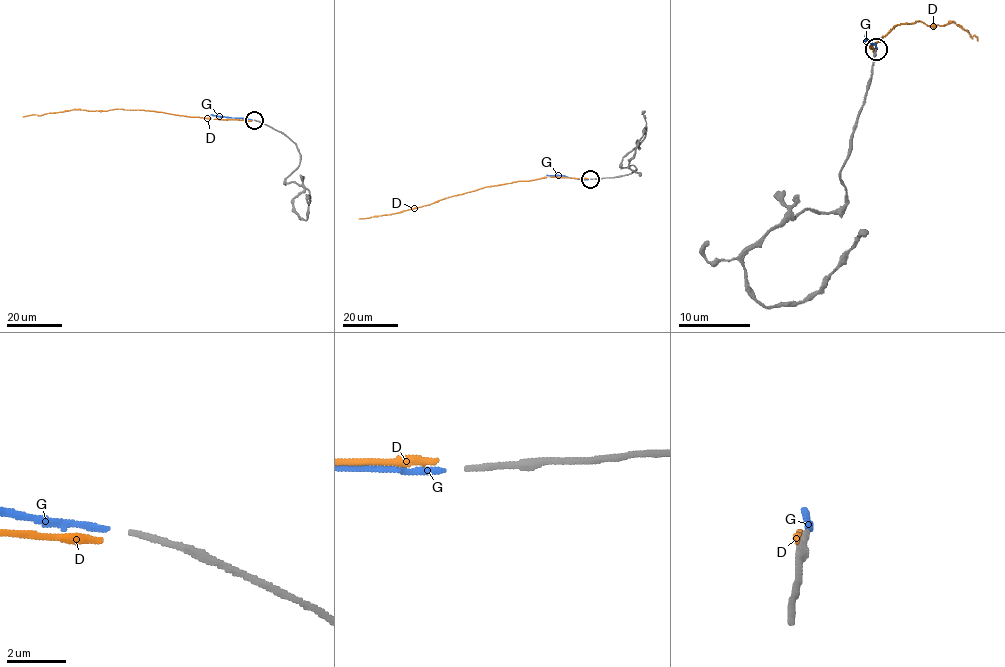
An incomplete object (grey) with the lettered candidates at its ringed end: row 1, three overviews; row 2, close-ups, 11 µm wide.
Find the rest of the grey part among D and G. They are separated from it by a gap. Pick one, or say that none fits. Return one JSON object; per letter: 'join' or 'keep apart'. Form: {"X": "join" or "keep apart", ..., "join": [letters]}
{"D": "keep apart", "G": "join", "join": ["G"]}

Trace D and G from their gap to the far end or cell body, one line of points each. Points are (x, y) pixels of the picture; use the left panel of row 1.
D: (251, 121), (112, 109), (66, 110), (22, 116)
G: (252, 119), (210, 114)

